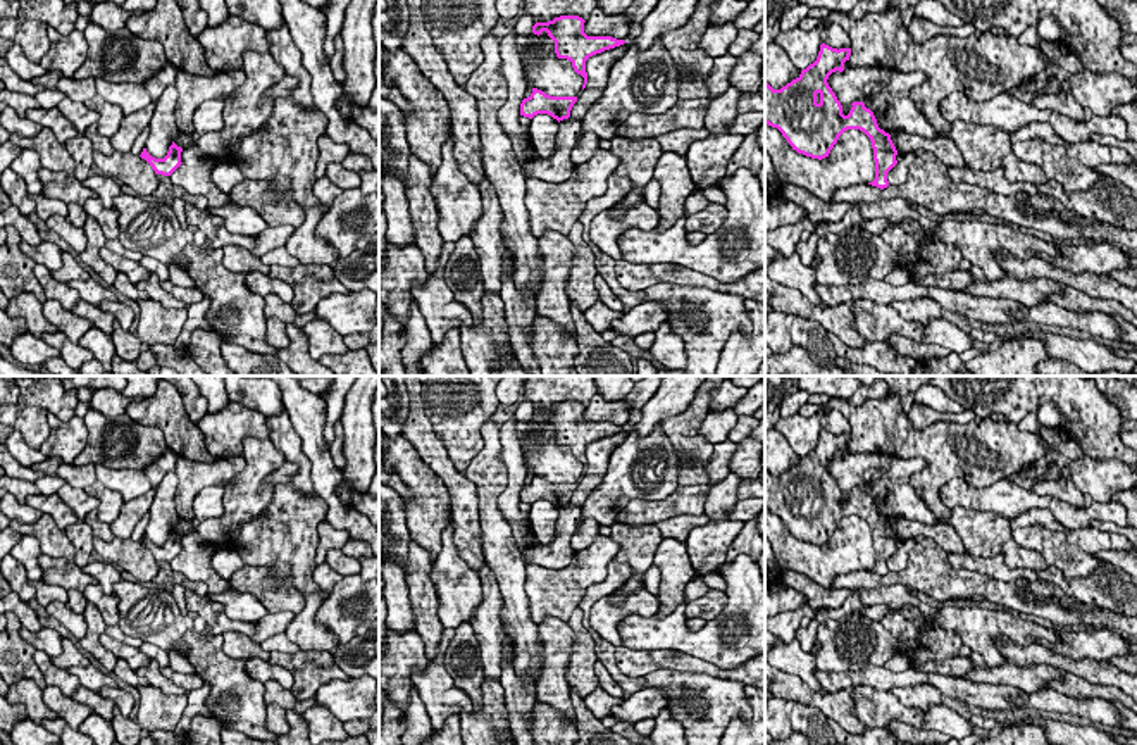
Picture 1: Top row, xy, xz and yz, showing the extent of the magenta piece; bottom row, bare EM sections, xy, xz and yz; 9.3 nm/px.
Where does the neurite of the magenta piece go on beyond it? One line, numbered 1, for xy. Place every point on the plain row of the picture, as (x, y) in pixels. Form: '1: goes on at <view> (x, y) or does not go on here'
1: does not go on here

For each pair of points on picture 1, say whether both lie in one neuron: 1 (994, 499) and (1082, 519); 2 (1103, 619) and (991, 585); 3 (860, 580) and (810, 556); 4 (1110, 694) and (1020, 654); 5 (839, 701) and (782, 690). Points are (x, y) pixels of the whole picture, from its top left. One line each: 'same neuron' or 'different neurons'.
1: same neuron
2: same neuron
3: different neurons
4: different neurons
5: same neuron

